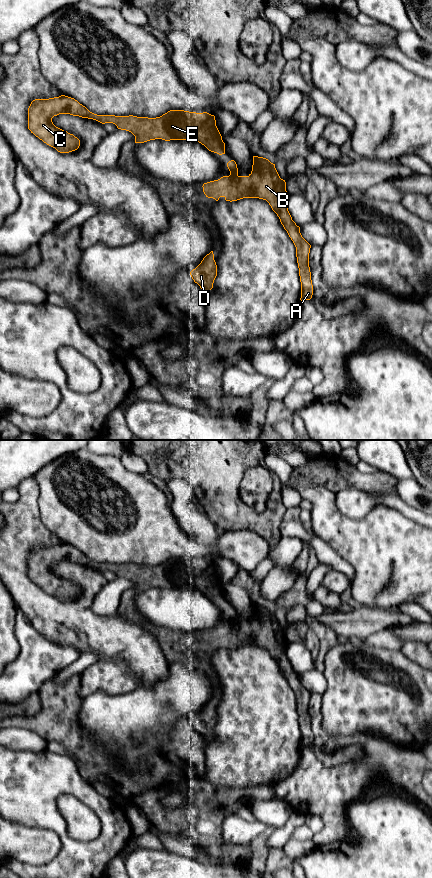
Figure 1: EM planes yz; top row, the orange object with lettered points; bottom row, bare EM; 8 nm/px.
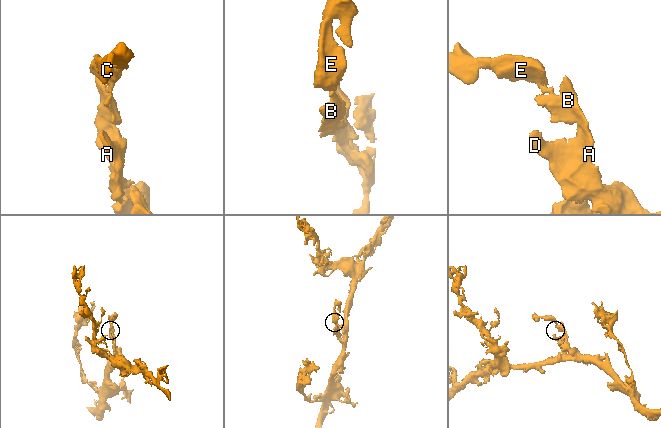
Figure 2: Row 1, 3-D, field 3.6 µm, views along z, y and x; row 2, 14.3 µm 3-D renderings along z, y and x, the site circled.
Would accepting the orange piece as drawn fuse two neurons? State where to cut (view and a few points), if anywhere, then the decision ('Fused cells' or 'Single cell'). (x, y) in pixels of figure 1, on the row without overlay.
No split. Single cell

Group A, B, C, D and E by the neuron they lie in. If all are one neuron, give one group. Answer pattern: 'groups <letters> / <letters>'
groups A B C D E

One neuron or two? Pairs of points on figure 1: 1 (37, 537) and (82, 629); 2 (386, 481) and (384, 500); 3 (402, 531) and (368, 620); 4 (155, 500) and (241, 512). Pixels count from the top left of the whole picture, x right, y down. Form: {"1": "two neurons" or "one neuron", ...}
{"1": "one neuron", "2": "two neurons", "3": "two neurons", "4": "two neurons"}

